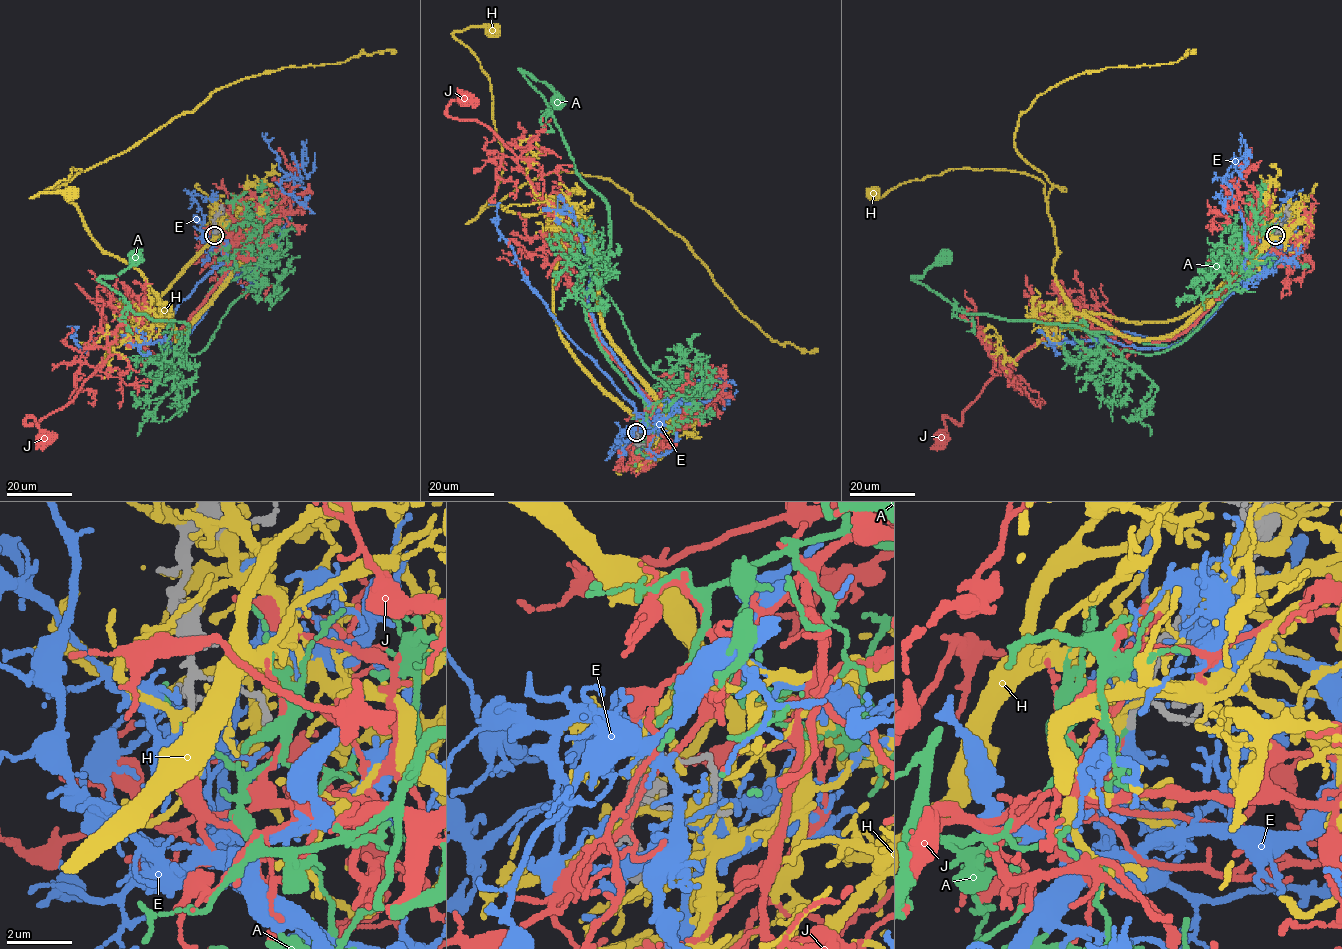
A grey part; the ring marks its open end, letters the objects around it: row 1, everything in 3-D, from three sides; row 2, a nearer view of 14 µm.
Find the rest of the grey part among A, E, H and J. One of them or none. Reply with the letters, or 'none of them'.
E

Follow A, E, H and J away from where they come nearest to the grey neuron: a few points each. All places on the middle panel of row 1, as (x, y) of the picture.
A: (636, 432), (657, 410), (597, 341), (578, 284), (608, 248), (607, 204), (521, 71), (555, 100)
E: (636, 432), (630, 430), (638, 432), (650, 419), (642, 417), (526, 281), (498, 230), (497, 205), (489, 204)
H: (636, 432), (554, 313), (558, 260), (592, 232), (488, 202), (490, 81), (453, 34), (493, 30)
J: (636, 432), (658, 409), (599, 340), (580, 277), (562, 263), (562, 218), (492, 131), (449, 117), (465, 95)

